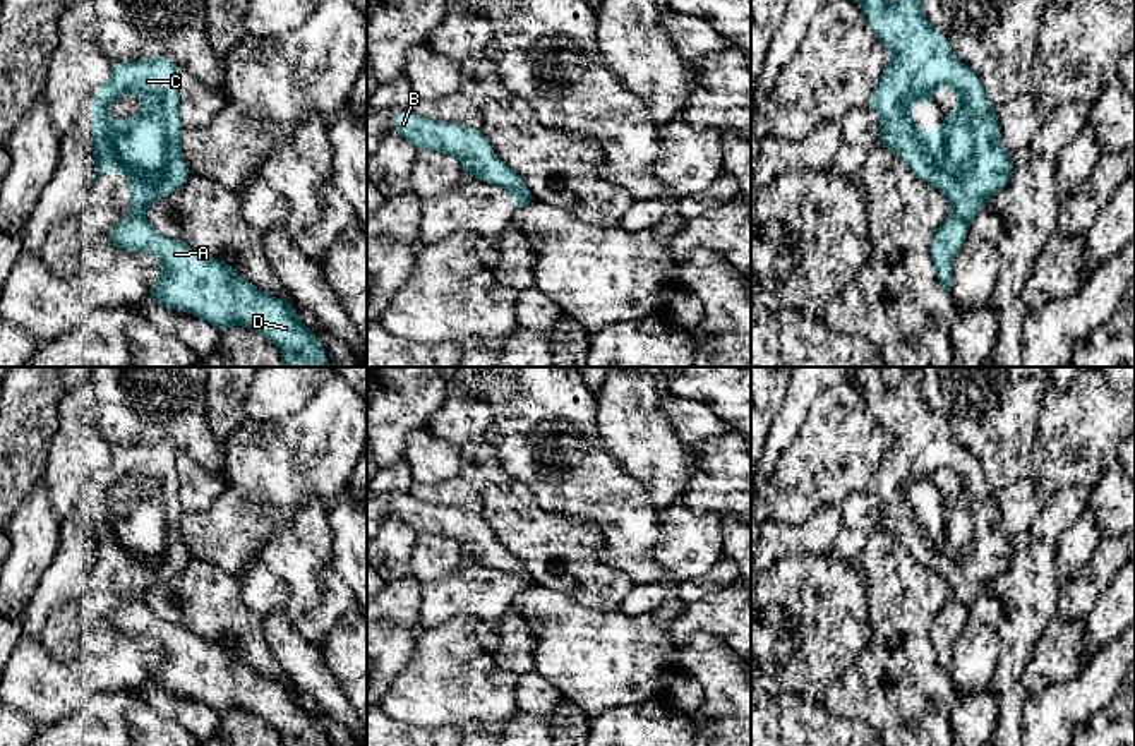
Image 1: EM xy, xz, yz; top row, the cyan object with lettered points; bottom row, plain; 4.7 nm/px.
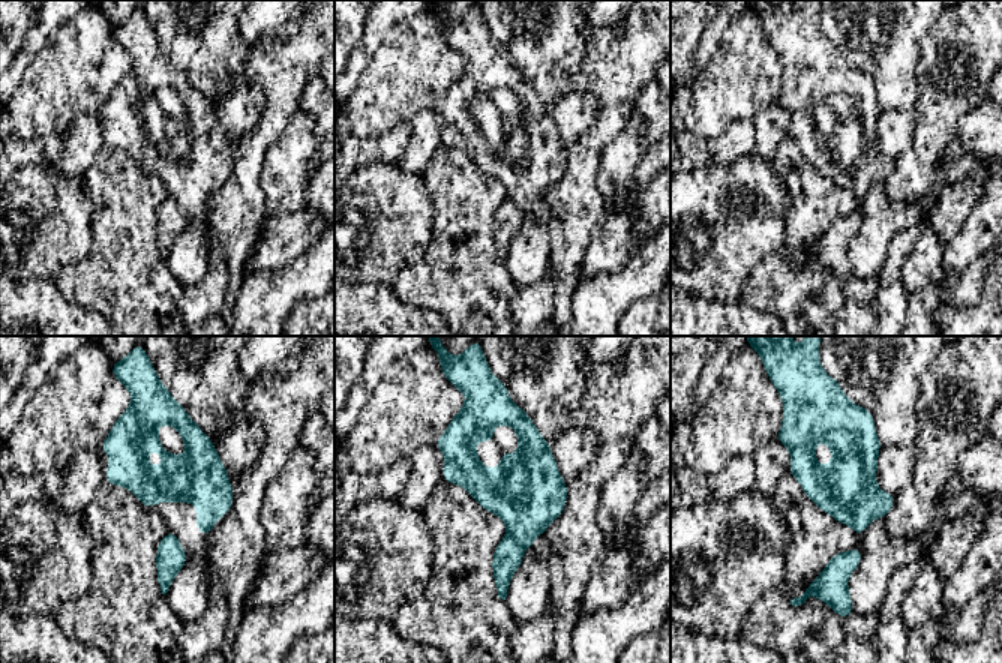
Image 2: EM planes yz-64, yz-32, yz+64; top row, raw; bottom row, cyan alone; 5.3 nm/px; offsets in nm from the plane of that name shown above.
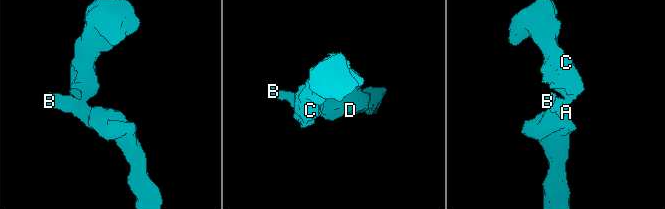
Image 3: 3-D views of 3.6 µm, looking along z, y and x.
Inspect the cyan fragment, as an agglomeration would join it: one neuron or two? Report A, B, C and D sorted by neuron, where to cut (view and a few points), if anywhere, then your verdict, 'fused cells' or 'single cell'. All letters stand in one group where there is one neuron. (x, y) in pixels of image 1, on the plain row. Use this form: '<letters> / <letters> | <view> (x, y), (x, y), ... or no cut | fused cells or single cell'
A B D / C | yz (955, 597), (969, 607) | fused cells

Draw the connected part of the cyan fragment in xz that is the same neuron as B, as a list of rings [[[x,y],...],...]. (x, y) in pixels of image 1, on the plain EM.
[[[408,492],[394,497],[393,514],[418,535],[432,533],[453,538],[461,545],[466,559],[502,573],[528,575],[523,563],[495,542],[492,528],[480,513],[427,504]]]

